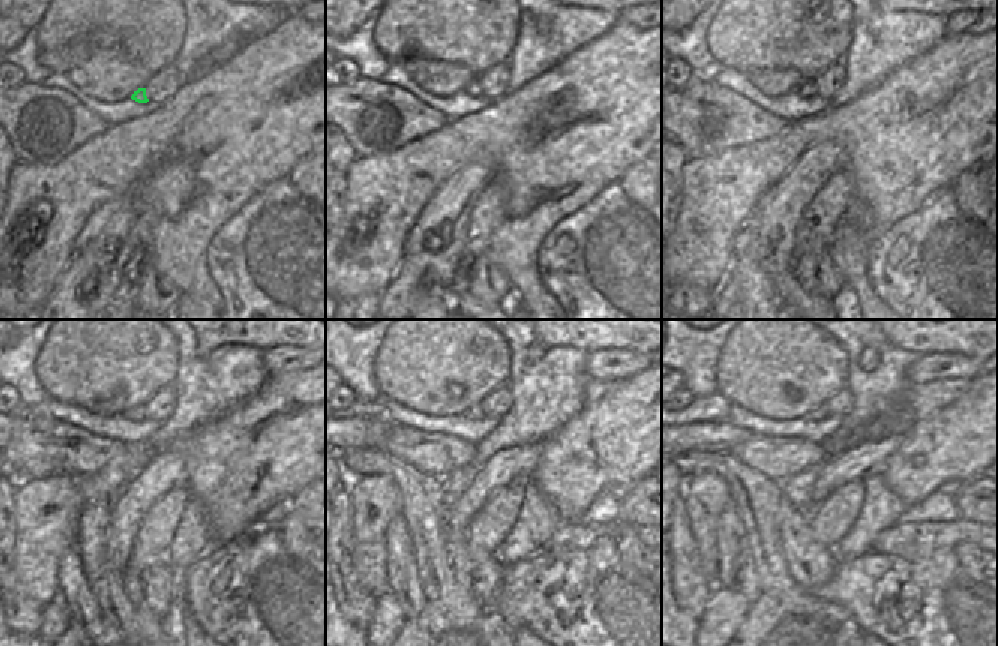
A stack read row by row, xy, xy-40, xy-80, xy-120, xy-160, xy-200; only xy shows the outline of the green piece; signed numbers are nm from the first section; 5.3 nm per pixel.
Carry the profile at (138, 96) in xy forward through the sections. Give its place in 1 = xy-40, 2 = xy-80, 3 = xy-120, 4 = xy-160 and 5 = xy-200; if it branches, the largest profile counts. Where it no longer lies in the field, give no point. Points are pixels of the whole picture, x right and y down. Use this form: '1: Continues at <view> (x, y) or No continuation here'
1: Continues at xy-40 (473, 90)
2: Continues at xy-80 (806, 89)
3: Continues at xy-120 (138, 412)
4: Continues at xy-160 (474, 412)
5: Continues at xy-200 (814, 412)

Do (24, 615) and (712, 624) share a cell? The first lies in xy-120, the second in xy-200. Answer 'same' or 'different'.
different

